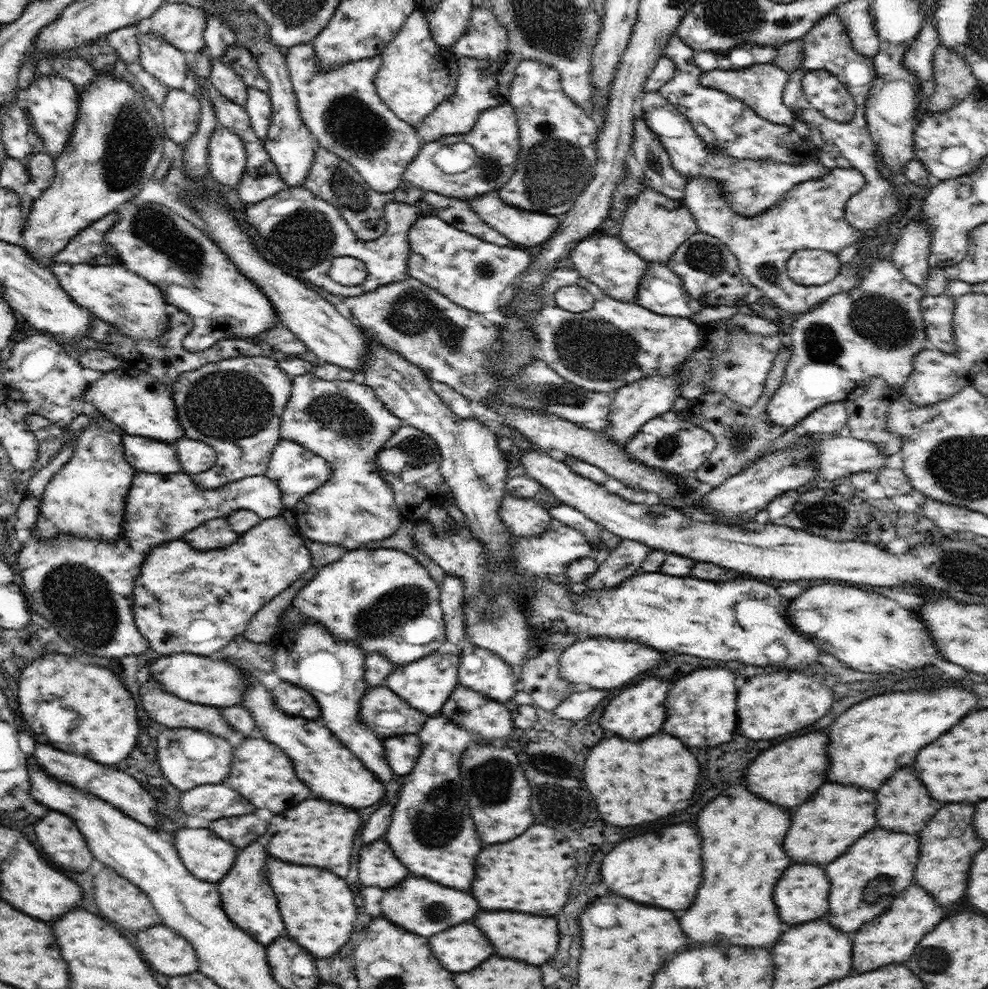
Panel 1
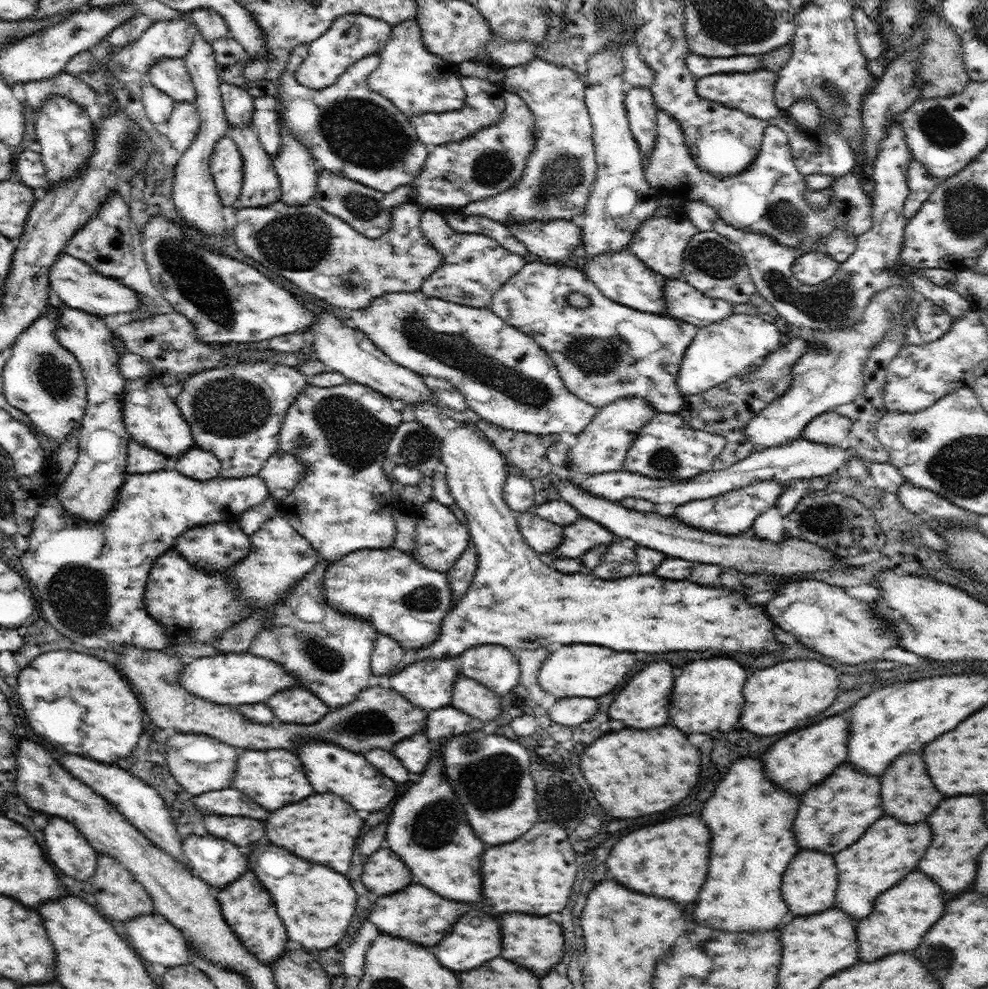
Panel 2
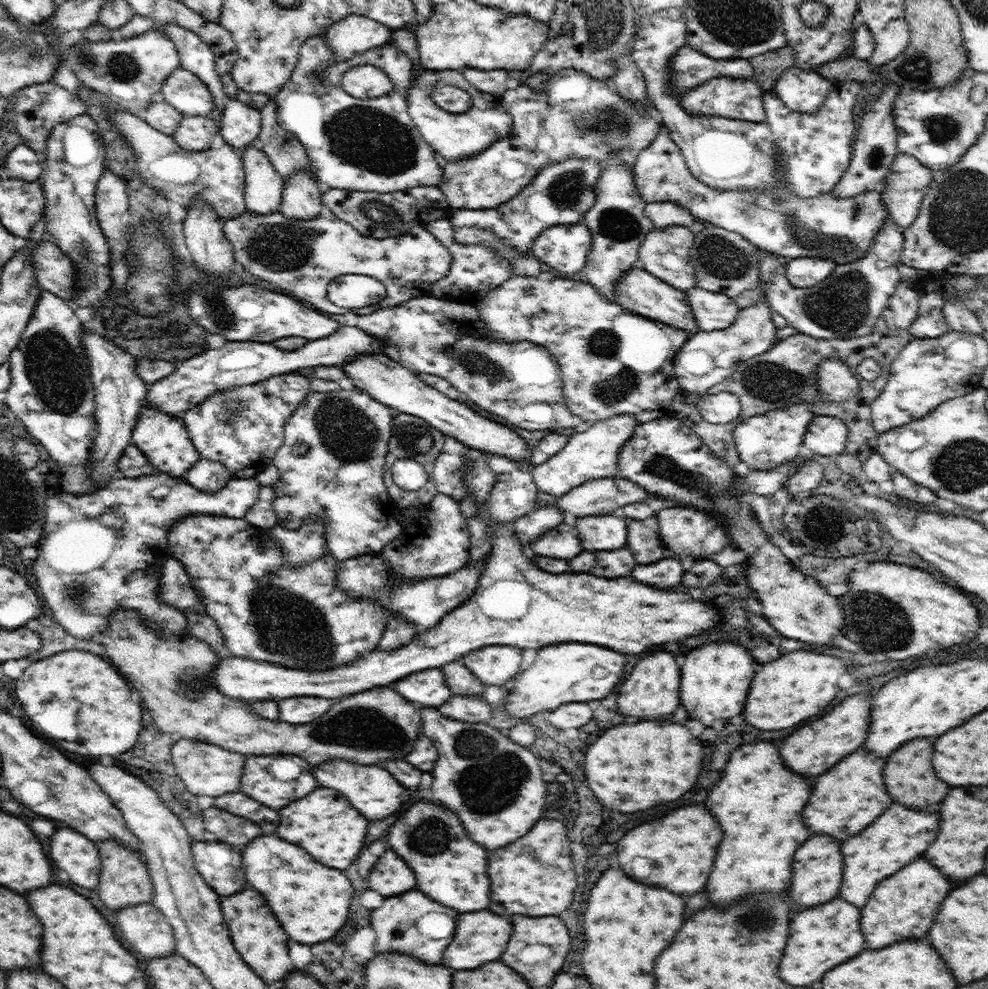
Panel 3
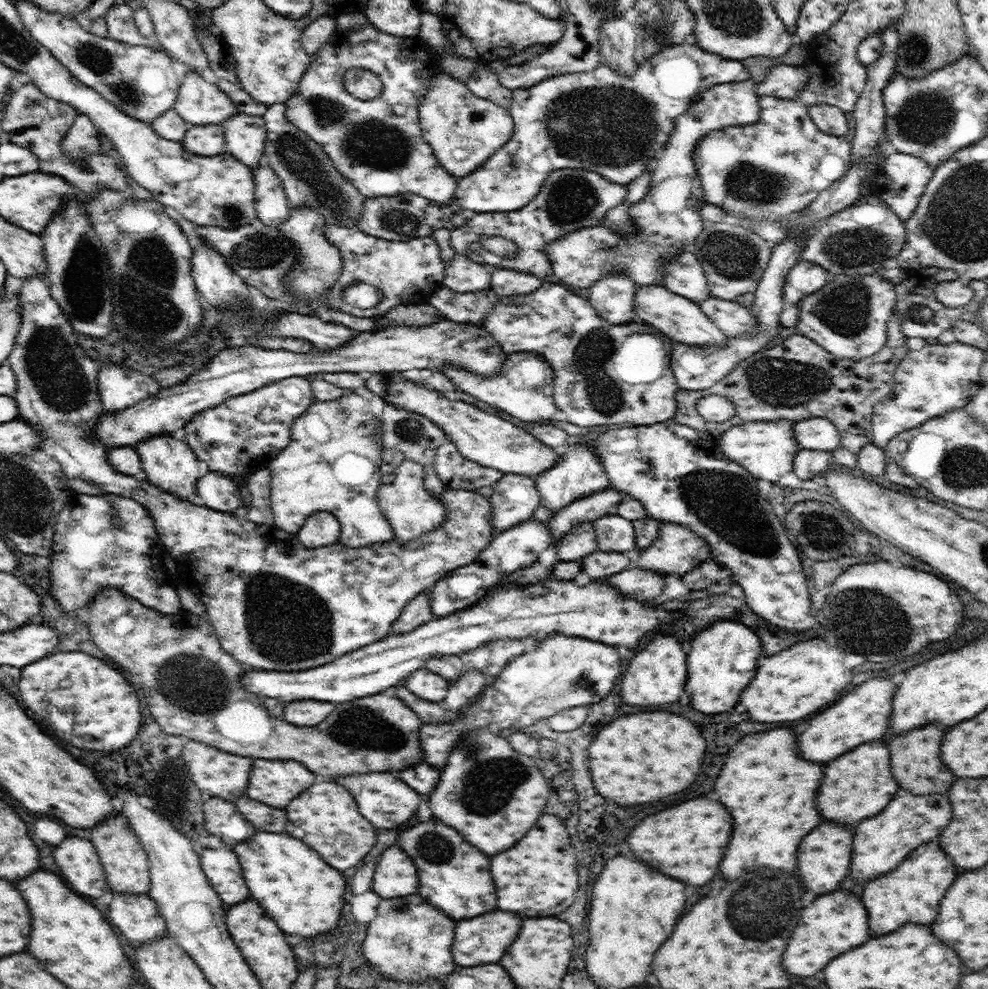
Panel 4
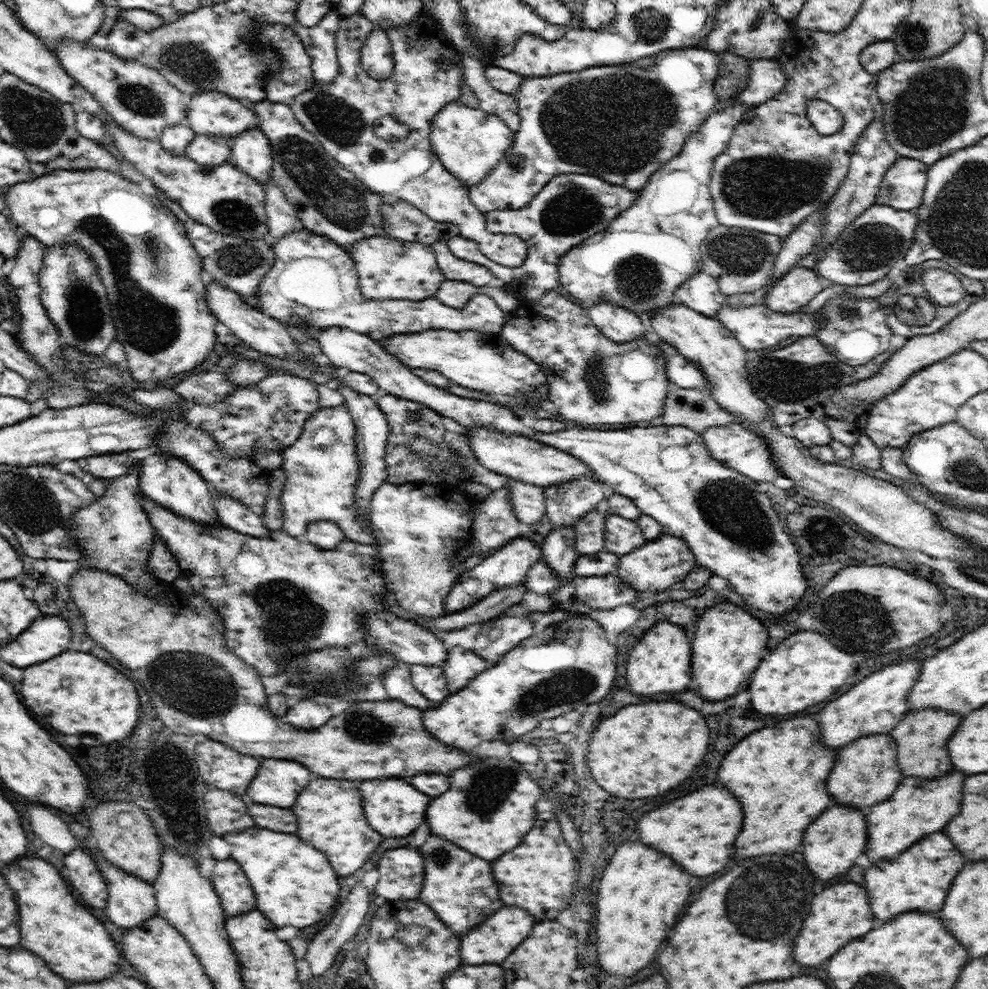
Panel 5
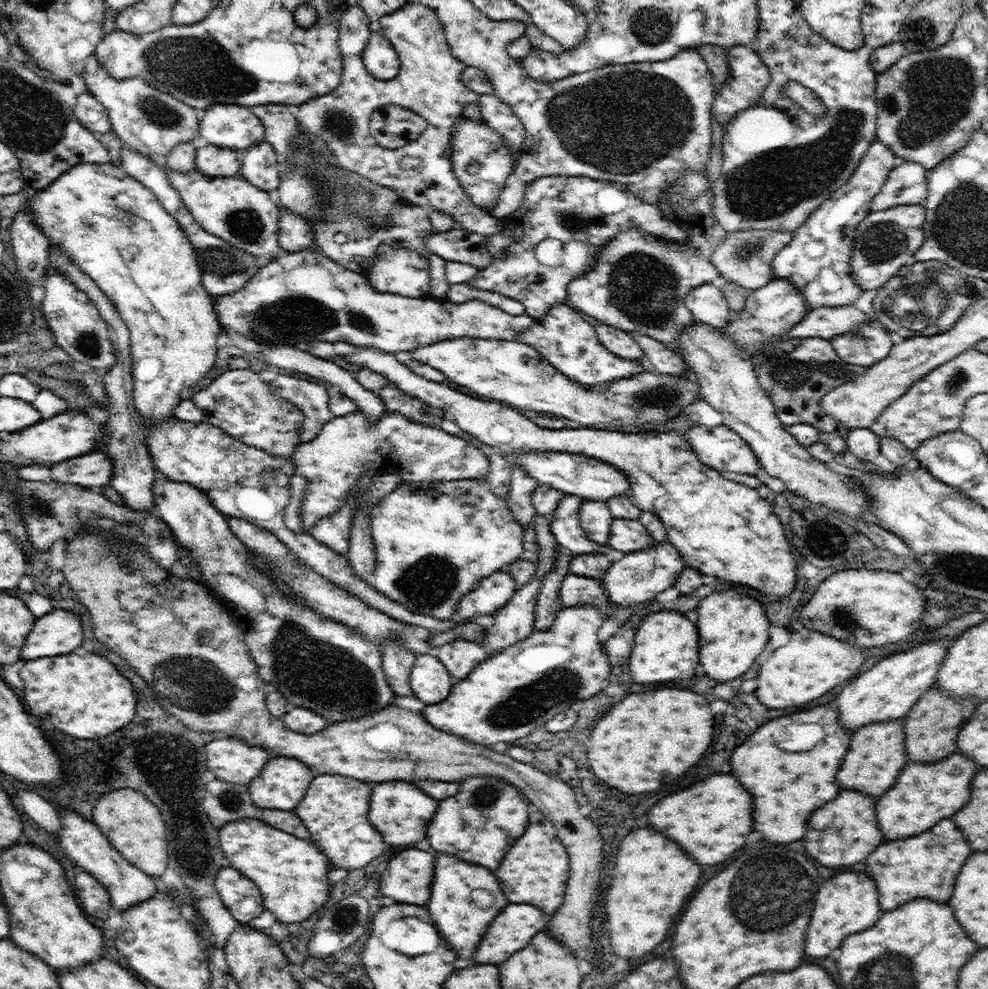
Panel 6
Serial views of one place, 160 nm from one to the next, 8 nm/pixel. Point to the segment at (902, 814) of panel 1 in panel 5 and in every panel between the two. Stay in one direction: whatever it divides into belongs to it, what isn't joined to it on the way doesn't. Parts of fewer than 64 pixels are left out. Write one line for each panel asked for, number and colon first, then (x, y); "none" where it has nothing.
2: (914, 797)
3: (908, 775)
4: (915, 756)
5: (922, 736)

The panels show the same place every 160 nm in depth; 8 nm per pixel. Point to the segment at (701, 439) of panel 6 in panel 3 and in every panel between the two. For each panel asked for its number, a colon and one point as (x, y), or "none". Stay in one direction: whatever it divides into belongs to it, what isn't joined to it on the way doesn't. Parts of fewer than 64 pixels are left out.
3: (764, 441)
4: (767, 450)
5: (737, 446)

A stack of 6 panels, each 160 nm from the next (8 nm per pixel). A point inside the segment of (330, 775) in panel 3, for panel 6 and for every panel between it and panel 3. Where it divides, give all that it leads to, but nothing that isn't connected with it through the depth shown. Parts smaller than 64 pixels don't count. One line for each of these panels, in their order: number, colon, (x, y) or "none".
4: (387, 804)
5: (393, 808)
6: (401, 812)

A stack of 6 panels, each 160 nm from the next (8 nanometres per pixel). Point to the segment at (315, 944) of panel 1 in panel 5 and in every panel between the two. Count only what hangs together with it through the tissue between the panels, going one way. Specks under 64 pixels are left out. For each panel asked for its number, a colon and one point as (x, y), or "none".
2: (315, 903)
3: (311, 901)
4: (299, 891)
5: (295, 885)

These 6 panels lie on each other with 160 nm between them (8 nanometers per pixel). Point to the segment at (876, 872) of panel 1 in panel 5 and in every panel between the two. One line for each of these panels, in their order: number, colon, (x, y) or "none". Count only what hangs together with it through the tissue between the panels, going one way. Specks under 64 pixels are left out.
2: (889, 850)
3: (892, 841)
4: (881, 843)
5: (919, 807)

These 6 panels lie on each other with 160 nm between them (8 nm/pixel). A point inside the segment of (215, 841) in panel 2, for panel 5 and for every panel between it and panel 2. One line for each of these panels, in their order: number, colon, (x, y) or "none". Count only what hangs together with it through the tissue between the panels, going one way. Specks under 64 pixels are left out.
3: (220, 865)
4: (221, 868)
5: (236, 895)

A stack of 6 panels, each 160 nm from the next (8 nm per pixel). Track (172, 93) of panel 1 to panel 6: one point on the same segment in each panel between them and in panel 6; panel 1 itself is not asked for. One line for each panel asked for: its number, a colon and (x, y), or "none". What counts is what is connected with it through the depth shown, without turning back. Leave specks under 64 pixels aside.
2: (181, 128)
3: (194, 133)
4: (207, 140)
5: (207, 149)
6: (211, 160)

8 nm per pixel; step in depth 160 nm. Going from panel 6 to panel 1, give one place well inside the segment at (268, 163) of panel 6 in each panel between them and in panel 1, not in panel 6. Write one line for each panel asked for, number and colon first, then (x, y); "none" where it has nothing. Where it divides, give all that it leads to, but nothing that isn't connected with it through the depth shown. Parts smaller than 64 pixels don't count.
1: (225, 80)
2: (238, 104)
3: (241, 125)
4: (245, 135)
5: (251, 152)

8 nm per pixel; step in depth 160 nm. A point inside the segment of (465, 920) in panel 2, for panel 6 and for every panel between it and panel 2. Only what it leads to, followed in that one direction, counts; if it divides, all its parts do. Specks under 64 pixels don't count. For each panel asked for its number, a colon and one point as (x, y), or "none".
3: (480, 937)
4: (483, 939)
5: (490, 943)
6: (514, 927)

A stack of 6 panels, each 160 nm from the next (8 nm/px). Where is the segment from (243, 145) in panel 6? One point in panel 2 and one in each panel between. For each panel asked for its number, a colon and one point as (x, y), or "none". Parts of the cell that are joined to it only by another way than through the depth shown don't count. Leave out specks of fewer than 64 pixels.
2: (170, 75)
3: (182, 89)
4: (199, 102)
5: (208, 112)

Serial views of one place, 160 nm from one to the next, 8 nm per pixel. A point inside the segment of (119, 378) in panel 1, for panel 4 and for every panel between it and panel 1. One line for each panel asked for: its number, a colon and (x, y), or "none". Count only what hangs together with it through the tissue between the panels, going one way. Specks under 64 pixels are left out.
2: (151, 416)
3: (164, 439)
4: (169, 464)

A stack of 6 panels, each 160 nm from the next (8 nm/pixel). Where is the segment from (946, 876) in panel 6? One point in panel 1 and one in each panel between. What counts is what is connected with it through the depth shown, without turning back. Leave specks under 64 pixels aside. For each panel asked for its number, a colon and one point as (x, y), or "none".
1: (913, 913)
2: (903, 914)
3: (904, 906)
4: (912, 893)
5: (919, 878)

